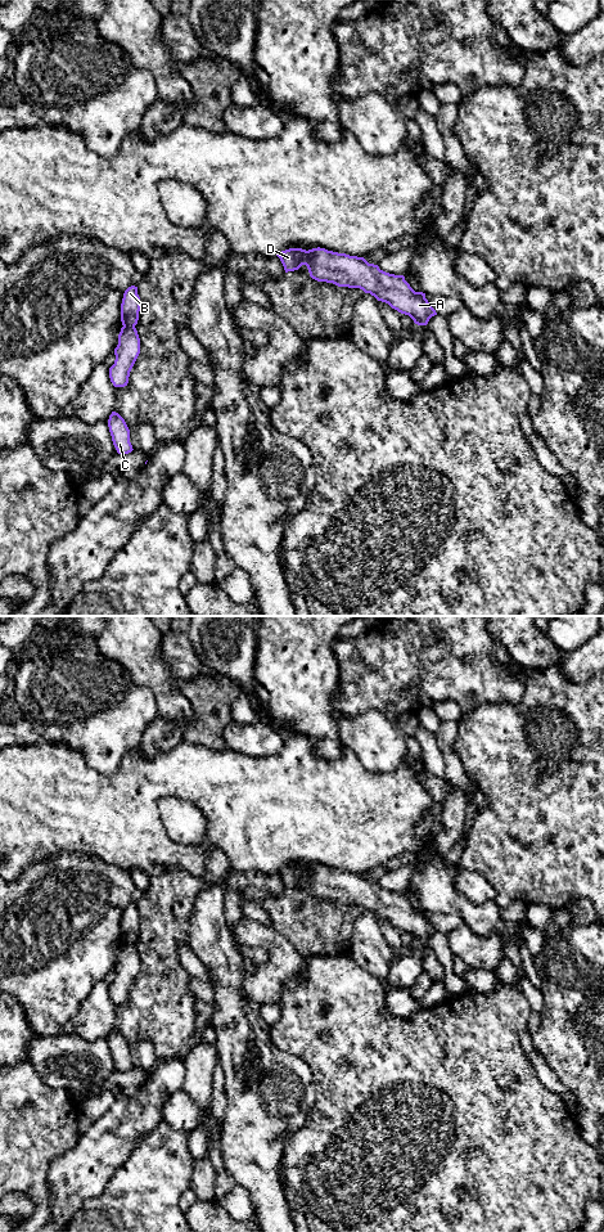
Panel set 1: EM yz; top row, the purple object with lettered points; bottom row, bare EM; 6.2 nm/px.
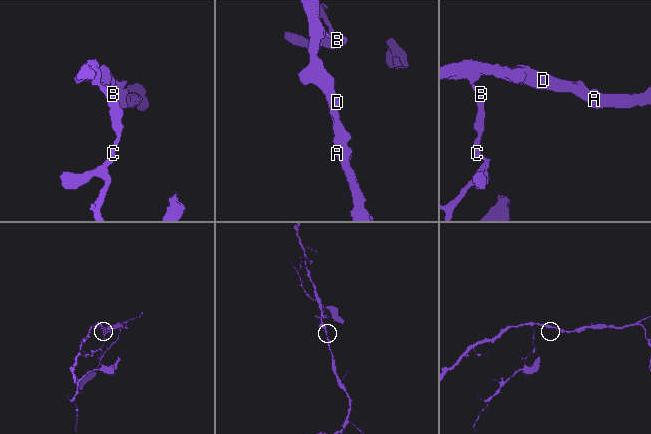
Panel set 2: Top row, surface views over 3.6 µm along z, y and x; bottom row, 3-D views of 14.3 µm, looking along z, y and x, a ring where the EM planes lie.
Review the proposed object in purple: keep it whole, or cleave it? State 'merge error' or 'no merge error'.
merge error

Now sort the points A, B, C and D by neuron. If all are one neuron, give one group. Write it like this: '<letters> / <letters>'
A B D / C

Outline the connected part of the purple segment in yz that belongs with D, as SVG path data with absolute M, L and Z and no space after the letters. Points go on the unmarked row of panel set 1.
M320 864L308 868L289 865L276 873L285 890L306 882L312 896L338 904L360 905L398 930L409 932L418 943L427 943L429 936L437 932L425 916L425 910L415 909L404 892L386 890L364 874Z

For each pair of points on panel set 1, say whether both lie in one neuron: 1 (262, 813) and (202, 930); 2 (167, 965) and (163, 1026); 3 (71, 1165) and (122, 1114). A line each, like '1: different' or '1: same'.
1: different
2: same
3: same

